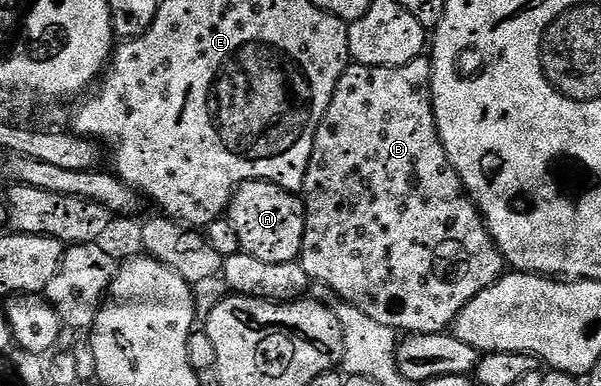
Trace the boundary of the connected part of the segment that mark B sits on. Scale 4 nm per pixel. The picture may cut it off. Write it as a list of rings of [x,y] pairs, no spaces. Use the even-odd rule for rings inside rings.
[[[422,55],[411,63],[399,67],[379,67],[372,69],[366,65],[350,63],[345,66],[343,75],[337,80],[331,103],[325,112],[325,118],[319,123],[311,159],[305,176],[303,190],[305,203],[305,234],[301,248],[300,263],[307,271],[310,282],[326,285],[332,293],[338,293],[347,303],[359,307],[363,315],[371,315],[375,323],[391,327],[405,335],[414,333],[443,333],[457,320],[457,316],[487,287],[491,287],[503,276],[507,262],[497,249],[497,244],[485,226],[476,205],[468,196],[463,195],[461,177],[453,170],[449,156],[445,153],[439,139],[437,124],[433,118],[433,62]]]

